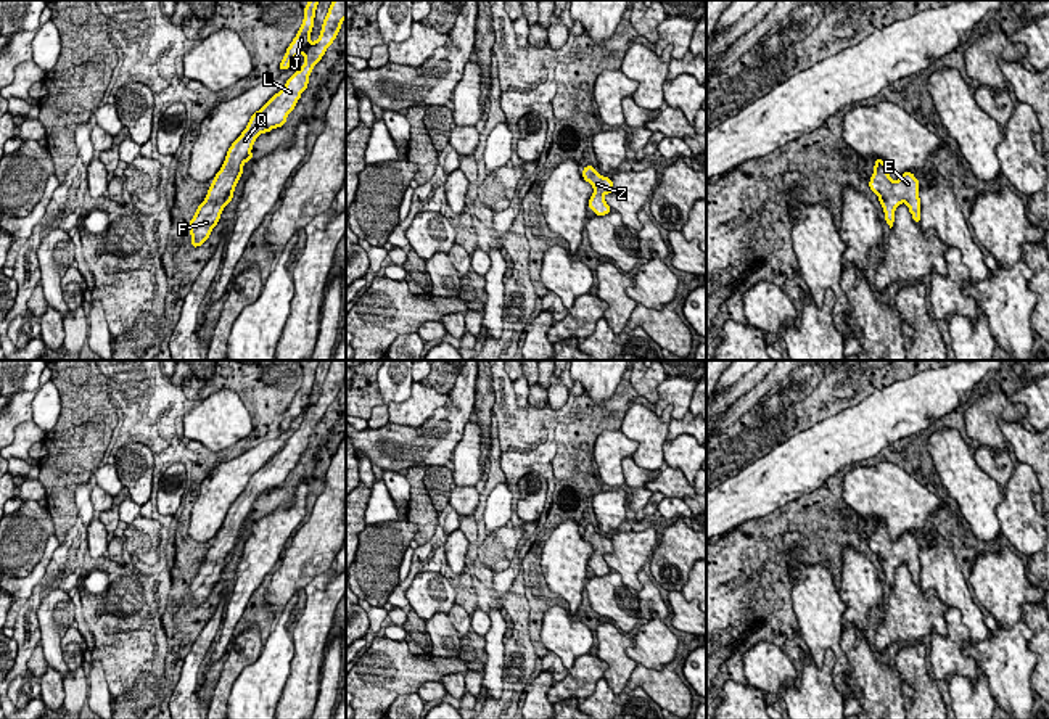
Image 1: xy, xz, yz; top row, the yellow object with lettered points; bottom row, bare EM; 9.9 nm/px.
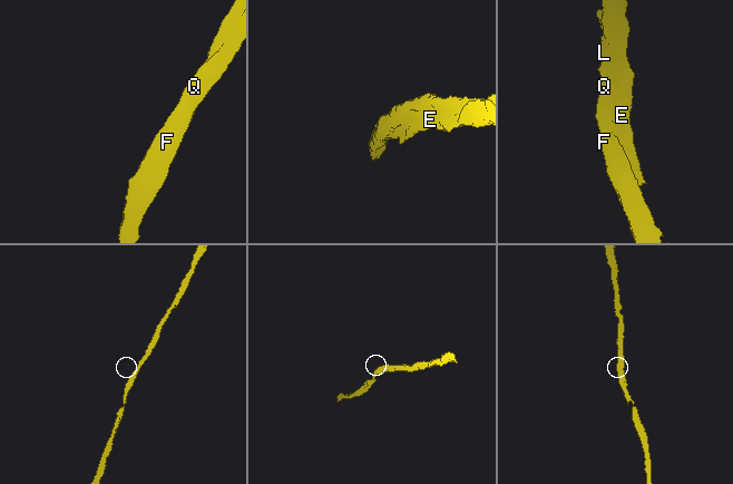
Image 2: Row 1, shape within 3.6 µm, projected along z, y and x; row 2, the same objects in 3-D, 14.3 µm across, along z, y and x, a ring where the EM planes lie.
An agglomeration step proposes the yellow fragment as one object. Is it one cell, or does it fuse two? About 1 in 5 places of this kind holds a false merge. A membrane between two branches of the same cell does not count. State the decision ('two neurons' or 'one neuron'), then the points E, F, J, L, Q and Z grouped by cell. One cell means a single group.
one neuron | E F J L Q Z

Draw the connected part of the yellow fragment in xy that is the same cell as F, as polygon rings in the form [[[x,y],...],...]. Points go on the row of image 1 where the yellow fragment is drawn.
[[[309,0],[304,6],[302,24],[286,48],[280,63],[280,71],[290,68],[291,61],[302,55],[304,64],[275,93],[259,111],[256,111],[241,135],[232,143],[227,151],[220,171],[216,174],[204,201],[198,206],[190,220],[191,246],[201,246],[211,235],[212,228],[220,220],[224,207],[232,201],[235,187],[243,174],[243,166],[251,161],[253,145],[261,134],[286,124],[288,114],[294,109],[301,93],[307,88],[309,76],[314,66],[322,60],[327,48],[336,39],[343,21],[346,19],[346,0],[333,0],[323,19],[320,37],[311,42],[314,18],[319,0]]]

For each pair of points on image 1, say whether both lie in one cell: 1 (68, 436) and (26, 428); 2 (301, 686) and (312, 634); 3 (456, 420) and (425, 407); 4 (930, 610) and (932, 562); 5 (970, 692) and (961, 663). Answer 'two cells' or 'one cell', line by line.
1: two cells
2: one cell
3: two cells
4: two cells
5: two cells

